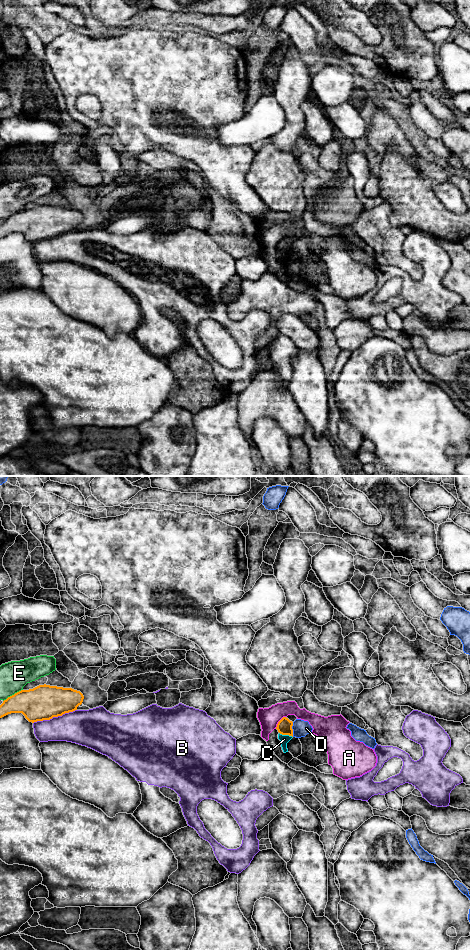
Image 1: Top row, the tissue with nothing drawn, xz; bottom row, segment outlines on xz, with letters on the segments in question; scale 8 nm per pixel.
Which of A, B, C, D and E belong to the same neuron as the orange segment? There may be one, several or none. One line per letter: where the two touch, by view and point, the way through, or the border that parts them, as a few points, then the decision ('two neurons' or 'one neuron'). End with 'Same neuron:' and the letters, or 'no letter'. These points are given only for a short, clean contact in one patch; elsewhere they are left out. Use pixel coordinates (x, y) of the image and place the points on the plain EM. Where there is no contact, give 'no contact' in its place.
A: meets orange in xz at (278, 242); two neurons
B: meets orange in xz at (54, 236); two neurons
C: meets orange in xz at (286, 254); border along xz (279, 252), (292, 257); two neurons
D: meets orange in xz at (292, 249); two neurons
E: meets orange in xz at (12, 215); two neurons
Same neuron: no letter

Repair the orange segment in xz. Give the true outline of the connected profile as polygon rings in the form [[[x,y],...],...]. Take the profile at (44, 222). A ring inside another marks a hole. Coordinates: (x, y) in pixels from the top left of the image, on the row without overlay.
[[[50,205],[21,210],[0,225],[0,238],[22,233],[29,242],[50,240],[77,230],[84,219],[80,211]]]

